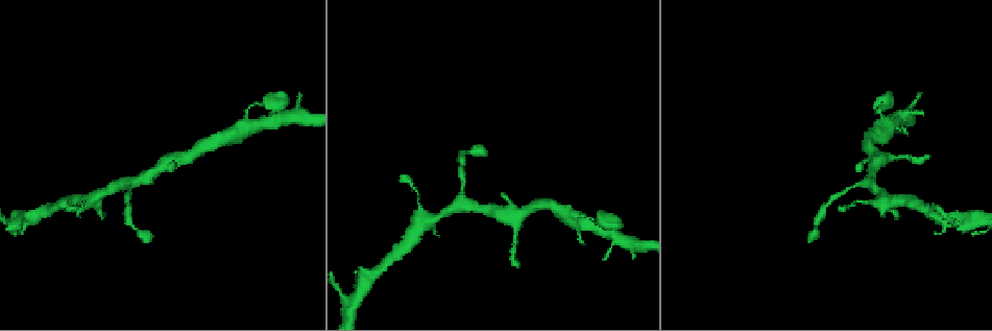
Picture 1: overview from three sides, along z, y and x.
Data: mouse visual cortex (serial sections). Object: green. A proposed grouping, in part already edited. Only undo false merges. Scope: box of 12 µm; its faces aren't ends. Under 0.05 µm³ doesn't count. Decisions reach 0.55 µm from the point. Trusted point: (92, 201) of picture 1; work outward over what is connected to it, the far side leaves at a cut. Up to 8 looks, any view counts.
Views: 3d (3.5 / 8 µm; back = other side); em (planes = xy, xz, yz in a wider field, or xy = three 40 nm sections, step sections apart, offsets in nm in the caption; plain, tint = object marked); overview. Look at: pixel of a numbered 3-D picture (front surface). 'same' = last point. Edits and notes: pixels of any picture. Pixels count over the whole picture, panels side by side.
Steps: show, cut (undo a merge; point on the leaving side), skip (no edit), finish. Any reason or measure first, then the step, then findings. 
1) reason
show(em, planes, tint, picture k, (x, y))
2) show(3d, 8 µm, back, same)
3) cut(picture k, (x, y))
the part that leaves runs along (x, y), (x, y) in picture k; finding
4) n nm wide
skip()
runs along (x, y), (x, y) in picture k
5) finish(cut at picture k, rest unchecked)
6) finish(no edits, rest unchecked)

abrupt turn
show(3d, 8 µm, picture 1, (963, 221))

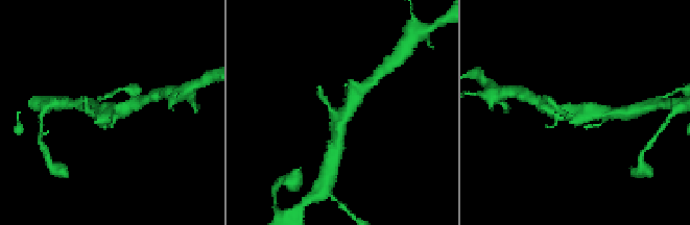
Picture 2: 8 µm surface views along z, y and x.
show(3d, 3.5 µm, picture 2, (110, 116))

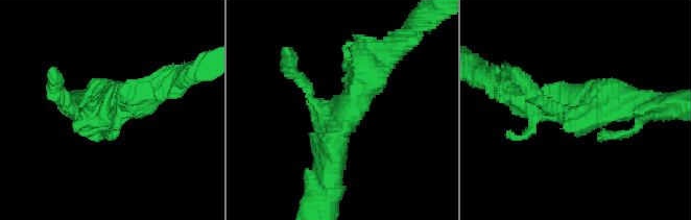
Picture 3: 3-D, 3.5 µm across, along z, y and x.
skip()
runs along (383, 56), (341, 110), (331, 174) in picture 3; all the same cell

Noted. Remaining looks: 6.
three-way junction
show(3d, 8 µm, picture 1, (128, 182))

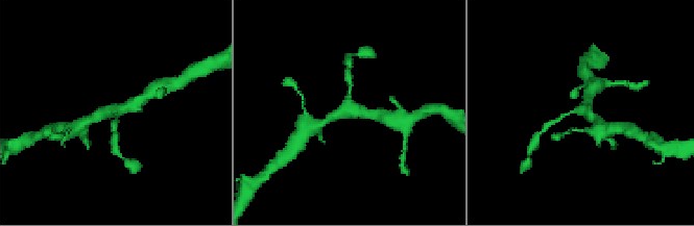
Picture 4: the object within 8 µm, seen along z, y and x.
show(em, xy, step 3, tint, picture 4, (113, 111))

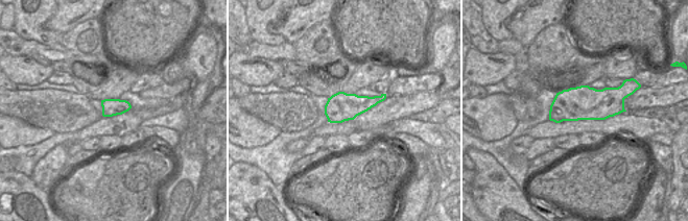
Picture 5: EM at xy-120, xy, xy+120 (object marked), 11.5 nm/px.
3 arms
skip()
runs along (88, 120), (140, 99) in picture 4; one cell here

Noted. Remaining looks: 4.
a narrow waist
show(3d, 3.5 µm, back, picture 1, (137, 229))

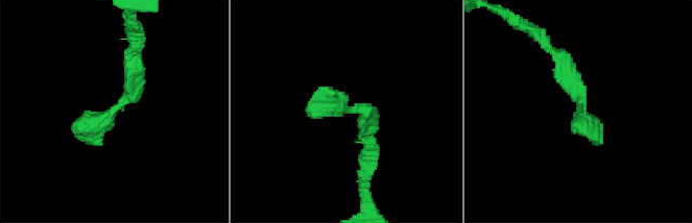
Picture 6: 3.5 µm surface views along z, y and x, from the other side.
now the EM
show(em, xy, step 1, tint, picture 6, (115, 109))

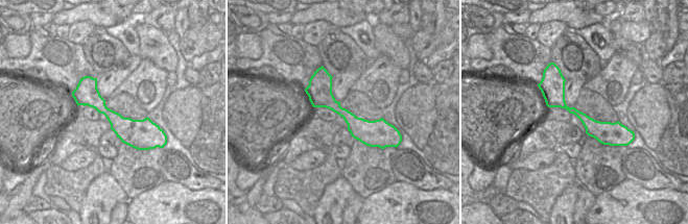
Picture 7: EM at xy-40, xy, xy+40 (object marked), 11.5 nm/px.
cut it another way
show(em, xy, step 2, tint, same)

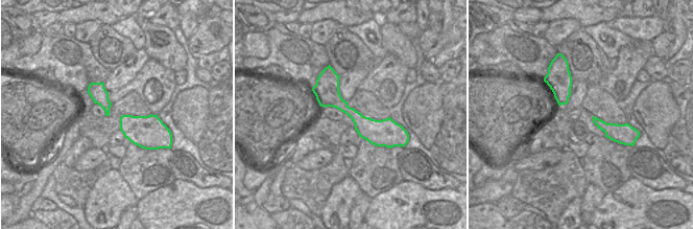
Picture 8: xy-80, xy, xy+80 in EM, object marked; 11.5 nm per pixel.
skip()
runs along (134, 53), (130, 95), (73, 127) in picture 6; one cell here

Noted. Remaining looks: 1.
finish(no edits, rest unchecked)

